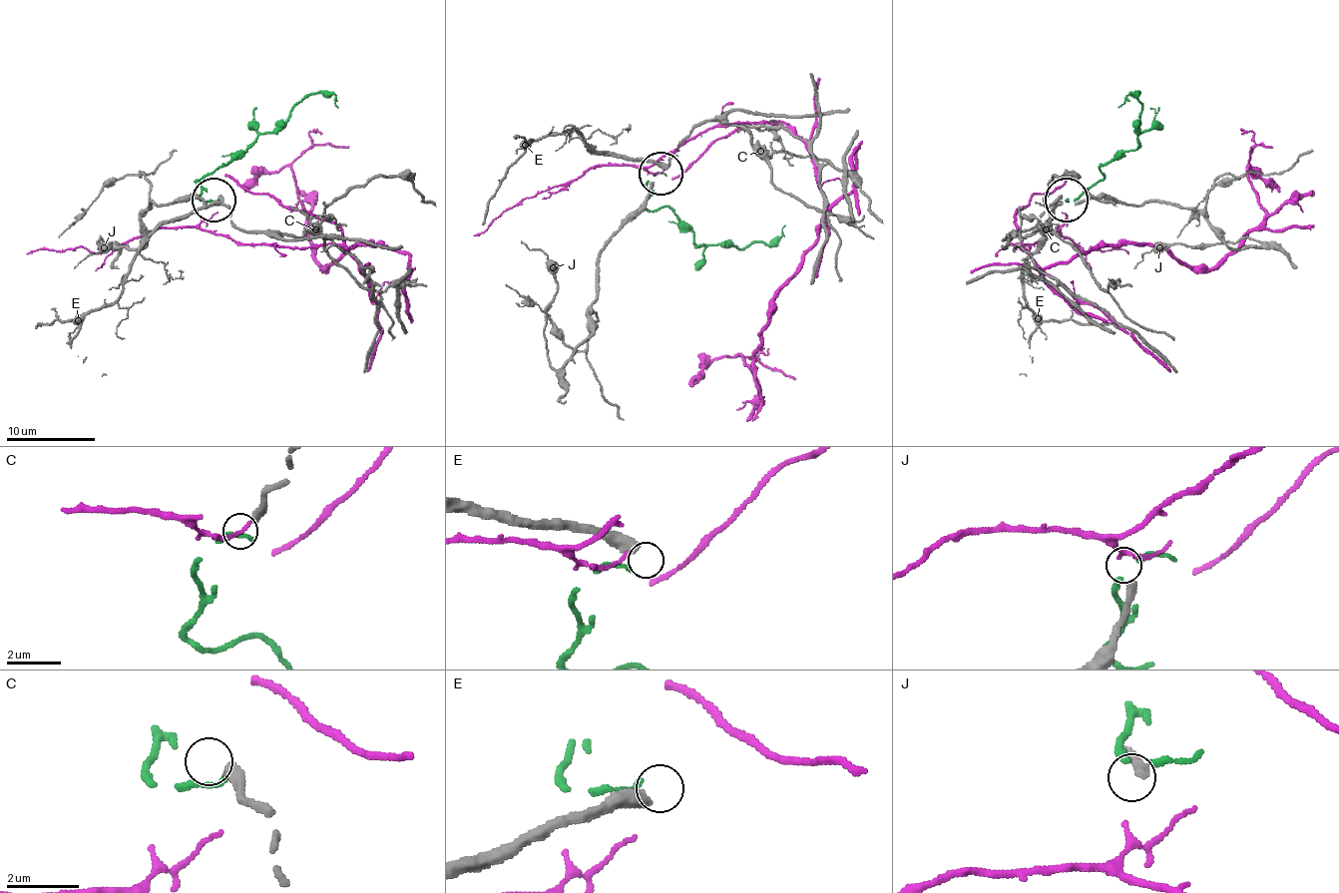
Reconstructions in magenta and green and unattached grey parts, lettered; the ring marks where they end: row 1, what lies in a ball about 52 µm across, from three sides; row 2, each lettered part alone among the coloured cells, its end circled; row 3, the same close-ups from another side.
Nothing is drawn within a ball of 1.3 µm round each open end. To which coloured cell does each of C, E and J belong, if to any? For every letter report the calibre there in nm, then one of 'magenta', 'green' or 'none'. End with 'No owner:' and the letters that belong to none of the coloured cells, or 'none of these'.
C: 320 nm | none
E: 480 nm | none
J: 280 nm | none
No owner: C, E, J

